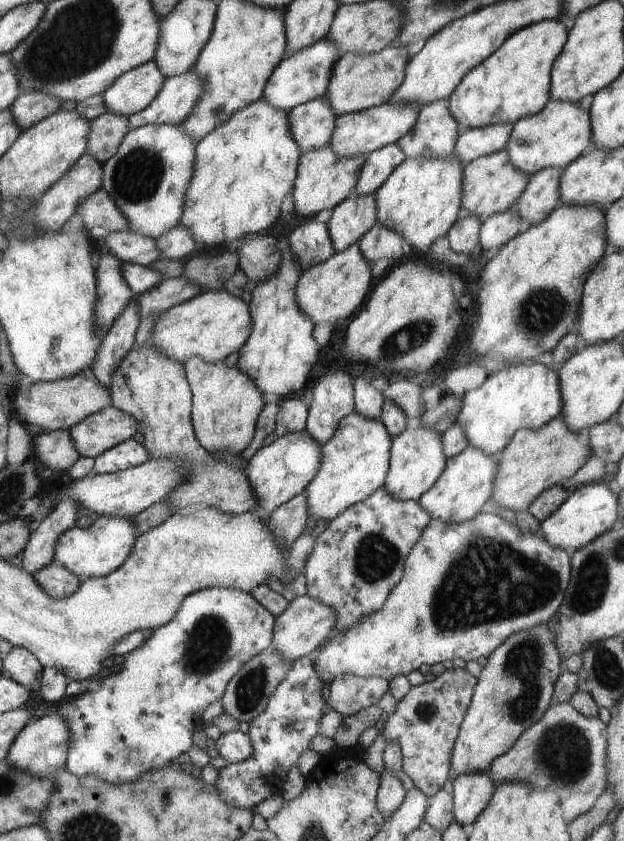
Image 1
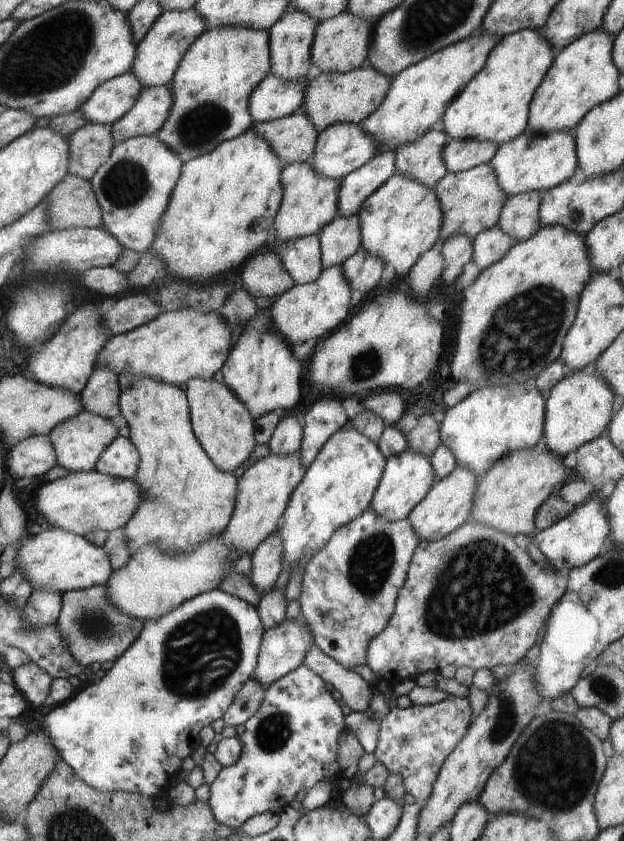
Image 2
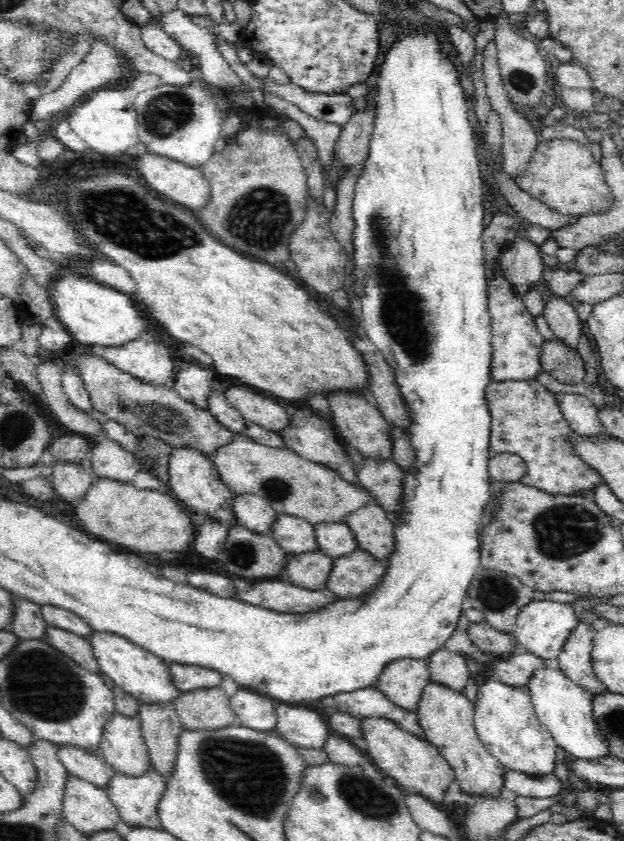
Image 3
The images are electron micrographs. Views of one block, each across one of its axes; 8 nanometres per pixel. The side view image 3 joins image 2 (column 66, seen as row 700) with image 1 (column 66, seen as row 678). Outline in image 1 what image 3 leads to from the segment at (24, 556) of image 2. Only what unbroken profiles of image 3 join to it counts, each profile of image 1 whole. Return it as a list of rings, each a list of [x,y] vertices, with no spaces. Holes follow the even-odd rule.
[[[102,516],[88,528],[74,527],[65,530],[55,542],[53,562],[68,569],[77,577],[80,586],[87,580],[107,576],[118,570],[128,559],[136,542],[134,517],[118,518]]]

